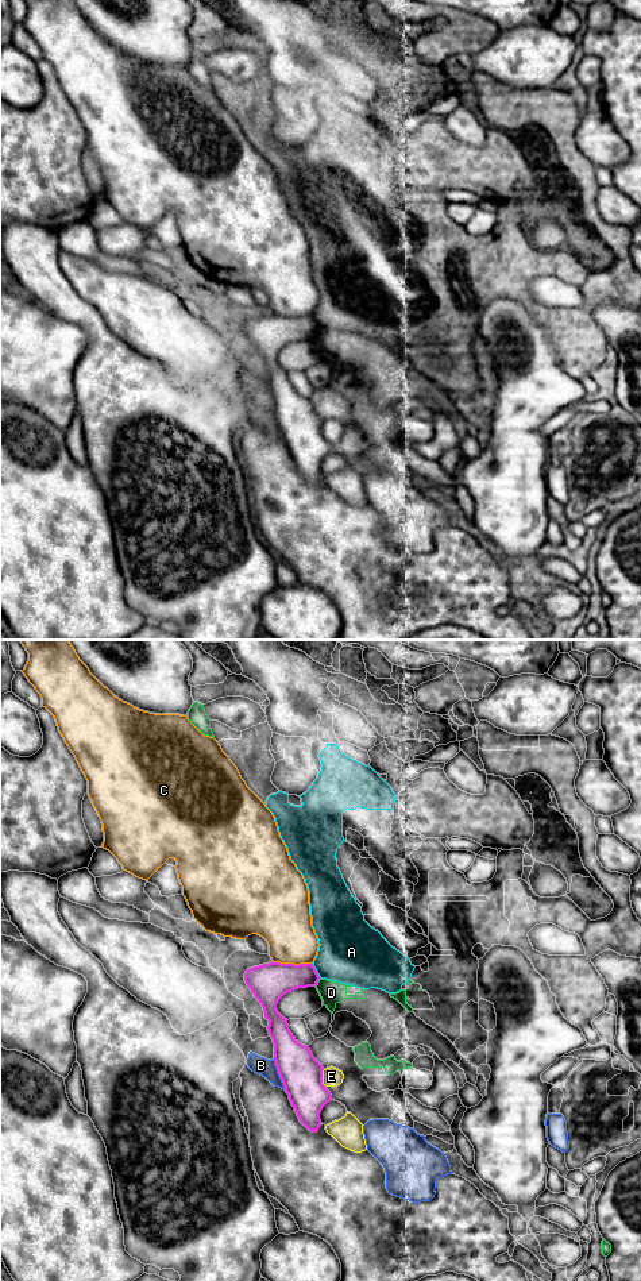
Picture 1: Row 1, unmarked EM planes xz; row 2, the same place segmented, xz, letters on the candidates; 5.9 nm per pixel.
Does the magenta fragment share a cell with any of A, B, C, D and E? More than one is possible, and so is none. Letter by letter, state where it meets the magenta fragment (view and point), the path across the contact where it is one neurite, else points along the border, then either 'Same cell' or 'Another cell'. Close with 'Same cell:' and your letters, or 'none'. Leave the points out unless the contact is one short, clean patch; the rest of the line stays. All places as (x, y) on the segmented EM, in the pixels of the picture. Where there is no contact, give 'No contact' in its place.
A: Touches magenta at xz (316, 971). Boundary: xz (312, 964), (320, 977). Another cell
B: Touches magenta at xz (278, 1073). Another cell
C: Touches magenta at xz (293, 964). Another cell
D: Touches magenta at xz (317, 982). Another cell
E: Touches magenta at xz (321, 1077). Another cell
Same cell: none

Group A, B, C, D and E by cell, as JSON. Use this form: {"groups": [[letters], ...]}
{"groups": [["A"], ["B"], ["C"], ["D"], ["E"]]}

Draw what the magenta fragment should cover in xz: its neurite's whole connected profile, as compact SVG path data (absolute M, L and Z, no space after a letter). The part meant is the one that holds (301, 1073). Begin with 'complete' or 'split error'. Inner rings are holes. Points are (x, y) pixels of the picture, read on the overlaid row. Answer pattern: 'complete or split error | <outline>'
complete | M269 962L246 971L244 981L262 1004L274 1043L274 1061L289 1100L300 1122L317 1133L323 1107L332 1101L323 1084L323 1065L309 1046L300 1043L289 1030L287 1019L277 1010L279 999L298 988L316 987L320 976L313 964Z

